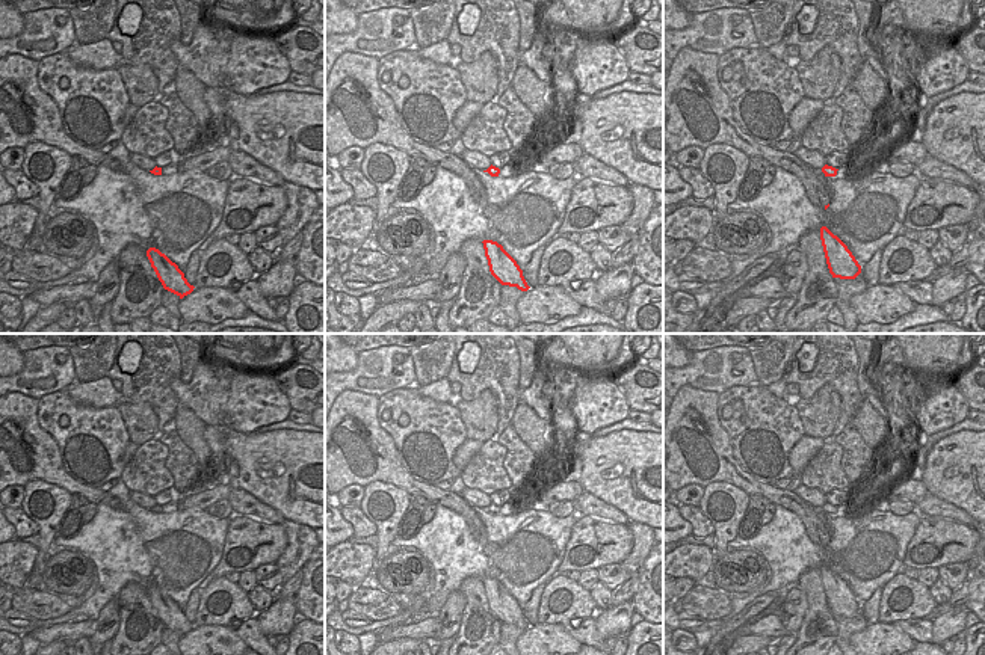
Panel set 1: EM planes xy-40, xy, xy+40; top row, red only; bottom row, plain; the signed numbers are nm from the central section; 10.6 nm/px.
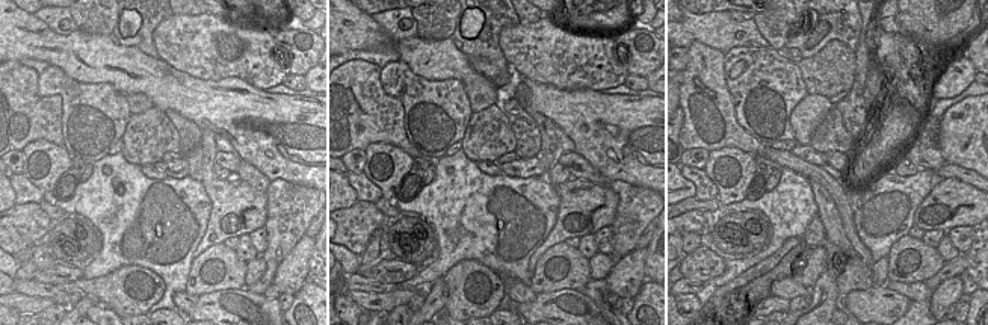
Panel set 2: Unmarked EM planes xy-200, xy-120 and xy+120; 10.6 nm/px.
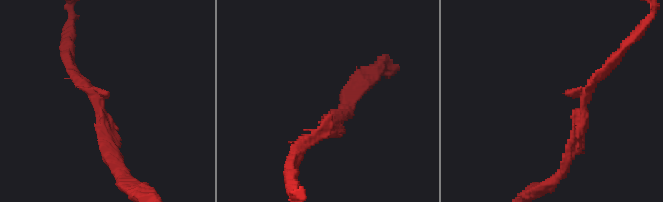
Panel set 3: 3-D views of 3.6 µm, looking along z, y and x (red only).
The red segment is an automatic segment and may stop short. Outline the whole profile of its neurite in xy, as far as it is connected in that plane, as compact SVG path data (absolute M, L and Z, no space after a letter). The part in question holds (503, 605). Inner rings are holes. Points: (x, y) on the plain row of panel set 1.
M483 578L482 581L491 613L502 623L517 625L521 629L527 629L530 625L523 614L523 608L503 584L492 578Z

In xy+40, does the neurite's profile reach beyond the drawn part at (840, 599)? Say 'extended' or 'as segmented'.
as segmented

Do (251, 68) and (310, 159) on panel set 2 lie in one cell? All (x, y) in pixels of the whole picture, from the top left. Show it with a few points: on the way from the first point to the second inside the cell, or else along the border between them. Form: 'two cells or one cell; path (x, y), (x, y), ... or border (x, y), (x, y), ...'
two cells; border (228, 76), (243, 79), (262, 89)

